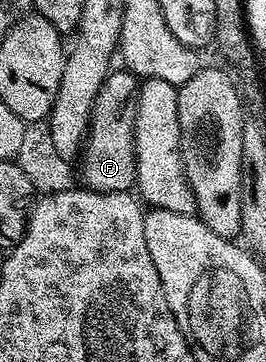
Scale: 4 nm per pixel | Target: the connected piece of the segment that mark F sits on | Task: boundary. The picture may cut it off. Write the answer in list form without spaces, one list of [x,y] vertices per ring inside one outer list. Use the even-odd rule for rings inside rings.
[[[127,69],[111,70],[97,93],[96,103],[91,107],[89,129],[80,150],[82,159],[82,181],[85,188],[97,193],[128,193],[135,188],[136,167],[134,166],[134,120],[138,110],[137,92],[139,80]]]

